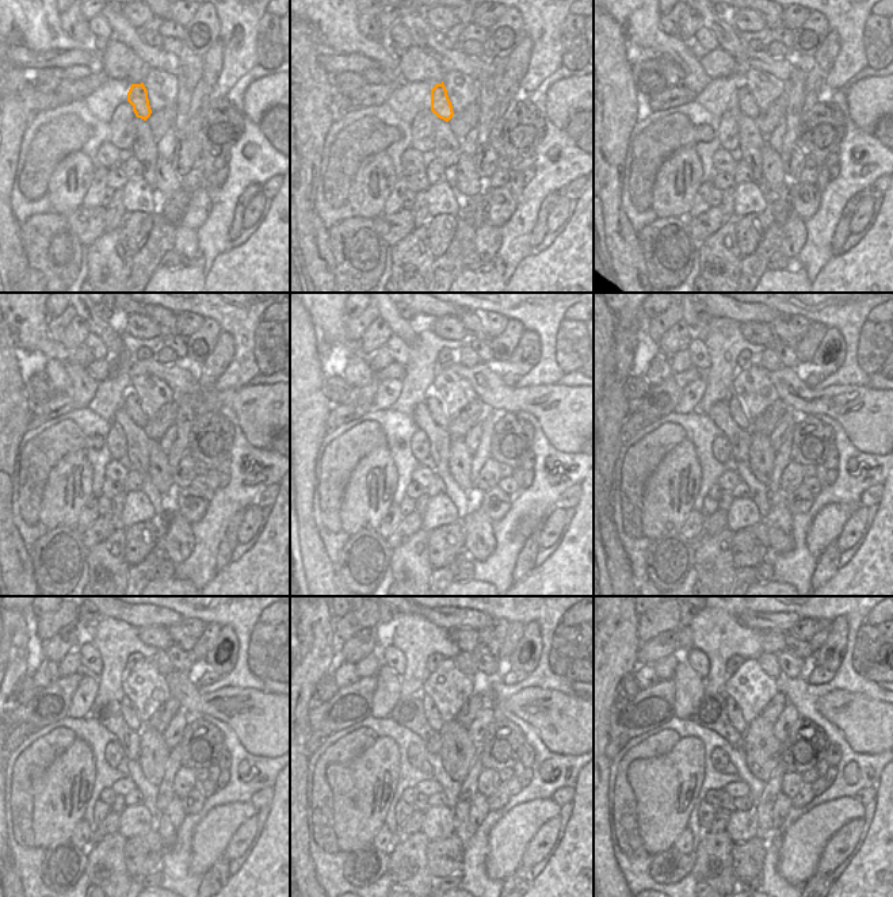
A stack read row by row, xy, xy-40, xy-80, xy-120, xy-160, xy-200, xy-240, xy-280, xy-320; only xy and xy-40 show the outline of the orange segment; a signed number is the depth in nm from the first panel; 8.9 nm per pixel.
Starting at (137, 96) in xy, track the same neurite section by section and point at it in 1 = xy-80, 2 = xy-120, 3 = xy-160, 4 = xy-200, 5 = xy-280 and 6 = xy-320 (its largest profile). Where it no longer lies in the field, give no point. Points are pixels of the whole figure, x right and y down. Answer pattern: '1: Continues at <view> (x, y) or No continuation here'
1: Continues at xy-80 (747, 106)
2: Continues at xy-120 (132, 405)
3: Continues at xy-160 (434, 404)
4: Continues at xy-200 (736, 408)
5: Continues at xy-280 (431, 713)
6: Continues at xy-320 (735, 714).

